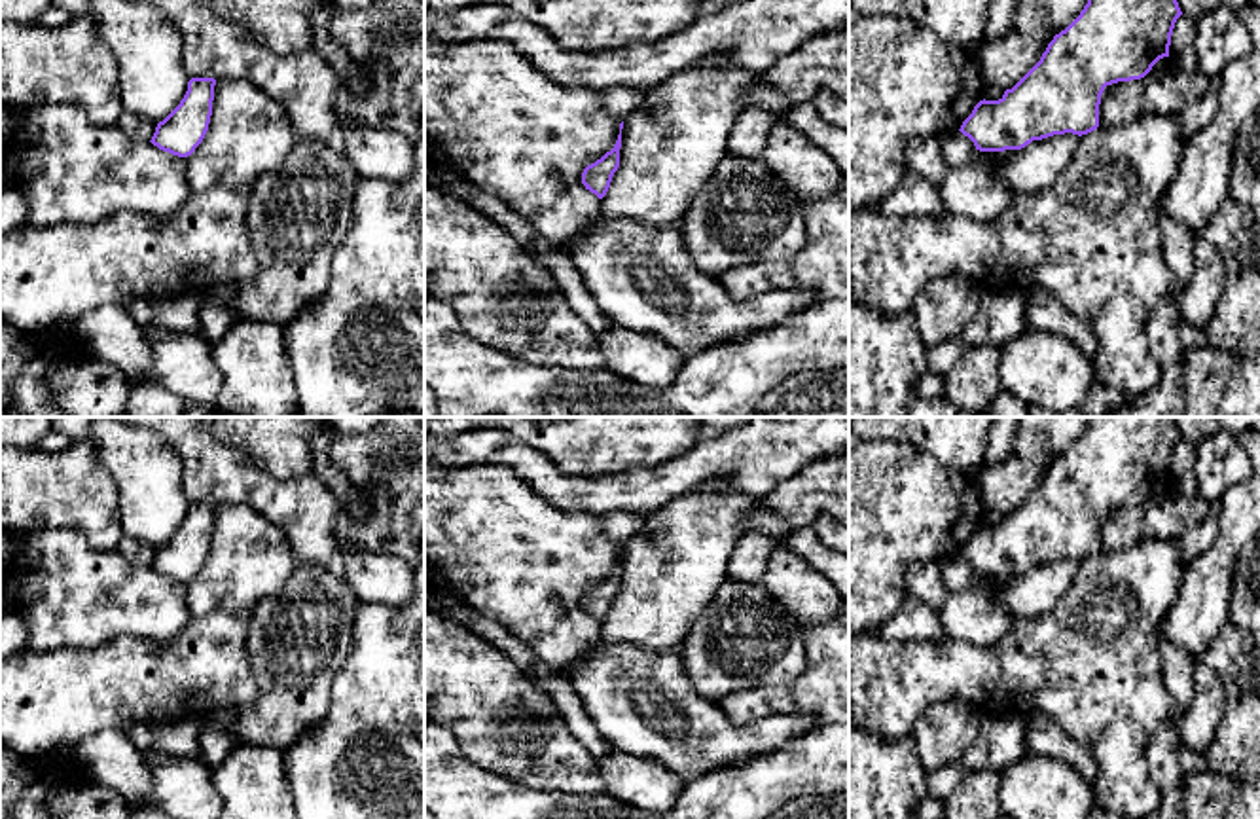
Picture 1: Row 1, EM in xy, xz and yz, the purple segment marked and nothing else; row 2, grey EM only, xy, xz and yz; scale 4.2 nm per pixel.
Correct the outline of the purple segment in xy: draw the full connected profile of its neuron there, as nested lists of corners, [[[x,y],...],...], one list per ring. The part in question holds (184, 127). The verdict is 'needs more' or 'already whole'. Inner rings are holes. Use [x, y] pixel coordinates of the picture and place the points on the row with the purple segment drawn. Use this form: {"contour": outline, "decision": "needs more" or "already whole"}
{"contour": [[[191,78],[184,99],[157,123],[150,142],[178,157],[191,155],[208,131],[214,85],[214,78]]], "decision": "already whole"}

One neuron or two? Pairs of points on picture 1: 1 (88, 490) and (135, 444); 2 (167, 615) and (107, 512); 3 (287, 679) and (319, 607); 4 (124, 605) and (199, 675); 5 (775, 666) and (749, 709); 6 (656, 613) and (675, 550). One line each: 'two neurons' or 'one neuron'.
1: two neurons
2: two neurons
3: one neuron
4: two neurons
5: two neurons
6: one neuron

